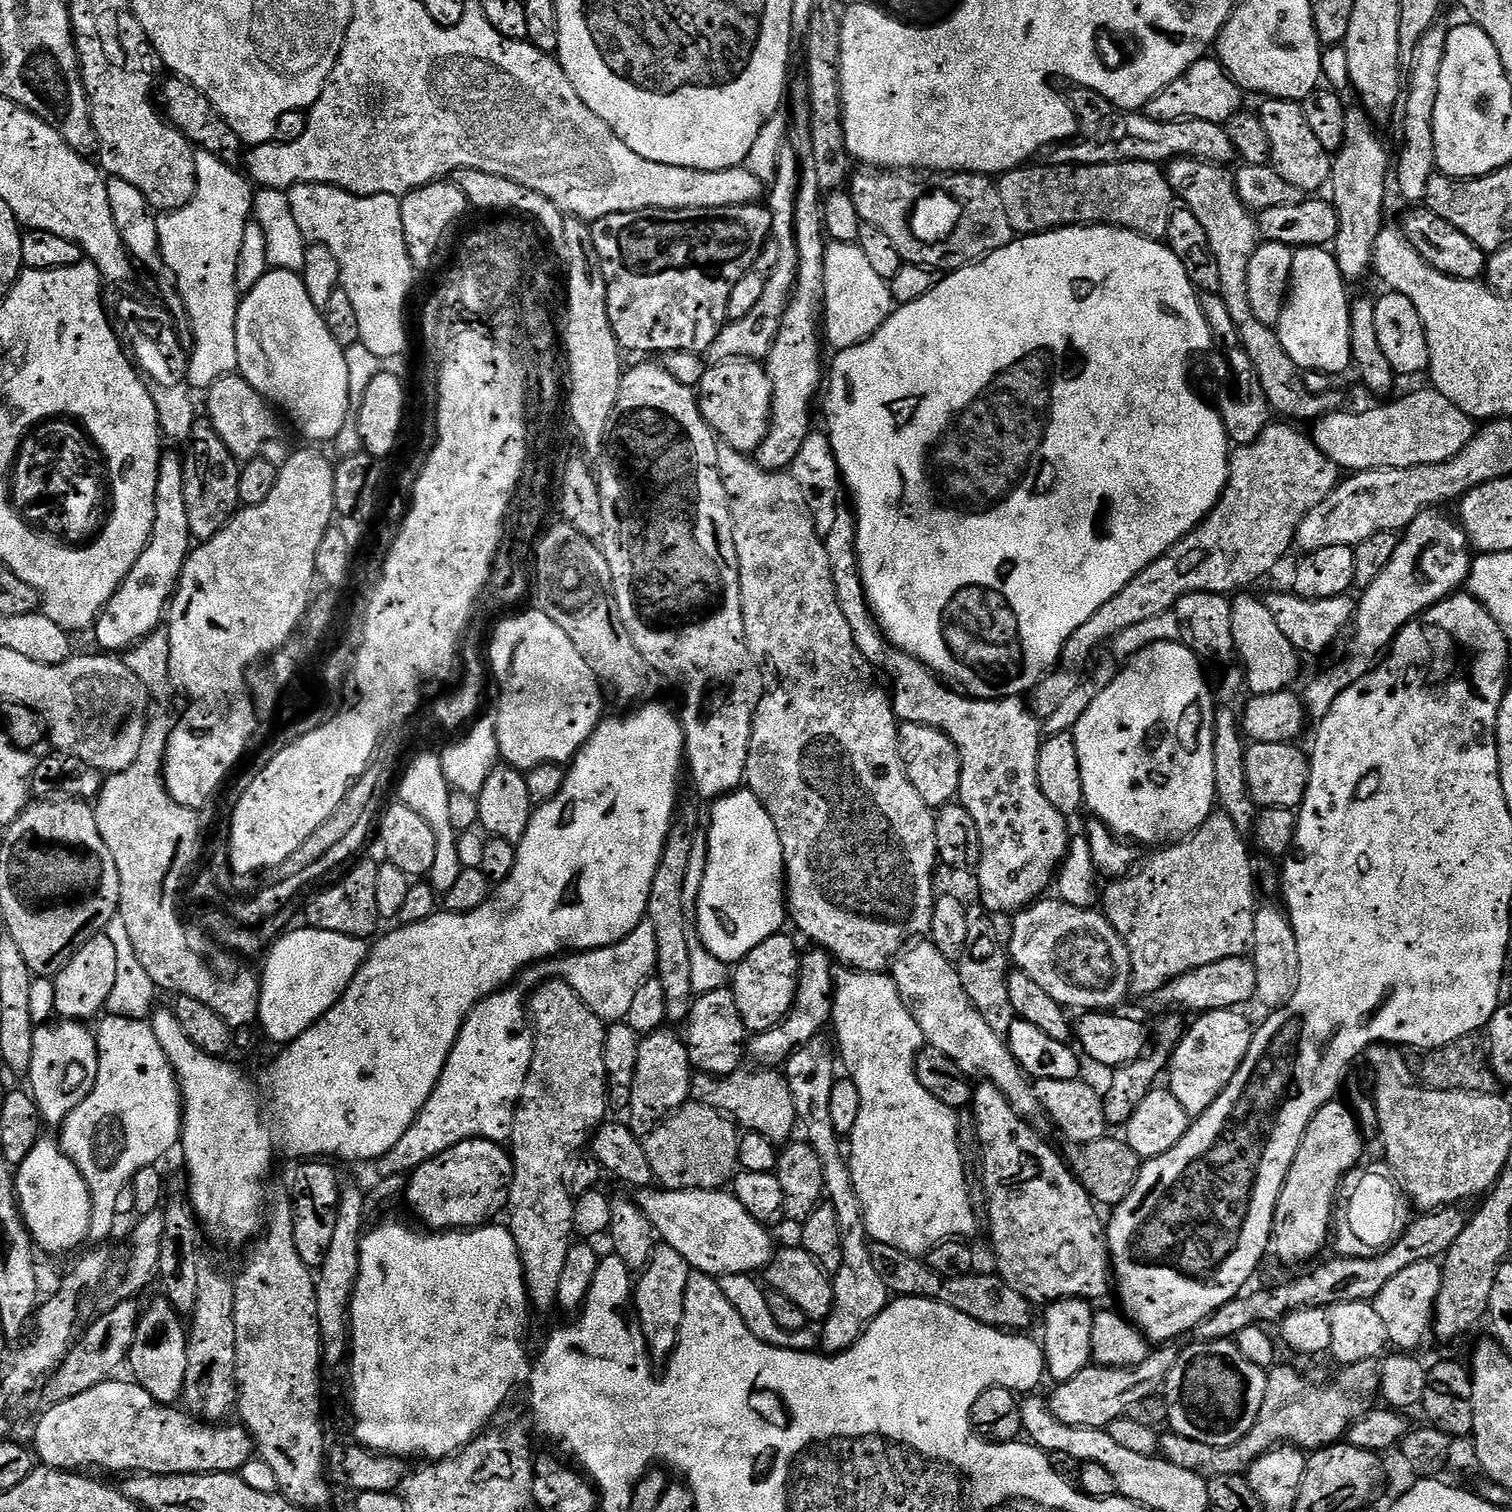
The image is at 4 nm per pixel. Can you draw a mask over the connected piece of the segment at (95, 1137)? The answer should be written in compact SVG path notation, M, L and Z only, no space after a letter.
M118 918L110 921L106 935L118 953L118 975L107 1006L116 1016L105 1015L99 1021L100 1029L95 1029L98 1078L94 1090L68 1113L62 1125L64 1133L58 1136L60 1149L78 1166L92 1196L90 1236L96 1242L107 1241L104 1239L116 1224L120 1195L125 1195L138 1170L159 1165L164 1152L182 1140L180 1085L148 1021L158 1004L156 983L134 952L126 922Z

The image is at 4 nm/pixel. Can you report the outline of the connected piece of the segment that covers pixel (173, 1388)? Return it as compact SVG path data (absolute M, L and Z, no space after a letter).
M159 1299L143 1311L127 1361L133 1379L160 1404L172 1406L181 1399L184 1389L188 1336L181 1315L167 1299Z

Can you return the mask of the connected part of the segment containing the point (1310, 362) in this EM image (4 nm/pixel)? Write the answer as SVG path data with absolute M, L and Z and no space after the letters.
M1327 247L1297 248L1292 253L1292 281L1288 284L1288 300L1282 310L1282 318L1275 329L1282 342L1282 350L1290 354L1297 368L1309 372L1326 372L1337 374L1353 367L1350 350L1350 291L1349 285L1338 270L1335 255Z

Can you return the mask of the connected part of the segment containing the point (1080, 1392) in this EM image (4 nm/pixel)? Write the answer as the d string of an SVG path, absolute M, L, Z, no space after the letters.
M1160 1346L1142 1362L1142 1366L1133 1368L1104 1368L1093 1363L1083 1368L1074 1378L1056 1384L1050 1395L1050 1407L1056 1419L1068 1426L1079 1428L1107 1429L1110 1422L1129 1415L1135 1404L1148 1400L1156 1391L1168 1383L1168 1375L1174 1366L1178 1352L1172 1346Z

